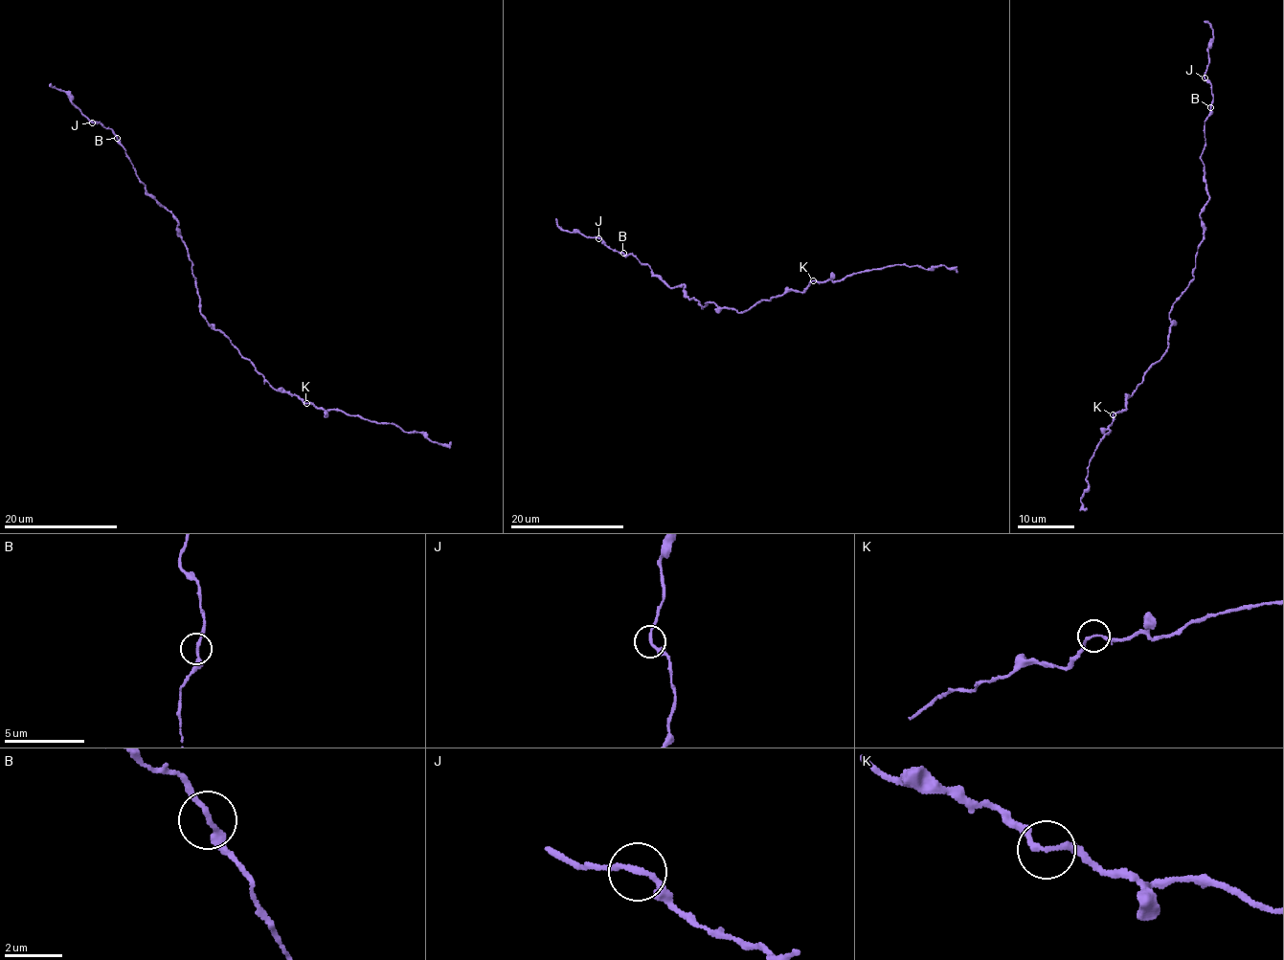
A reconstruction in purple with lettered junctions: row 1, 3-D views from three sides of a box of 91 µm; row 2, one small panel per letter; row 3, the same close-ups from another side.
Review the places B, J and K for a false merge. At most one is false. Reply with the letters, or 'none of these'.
none of these

